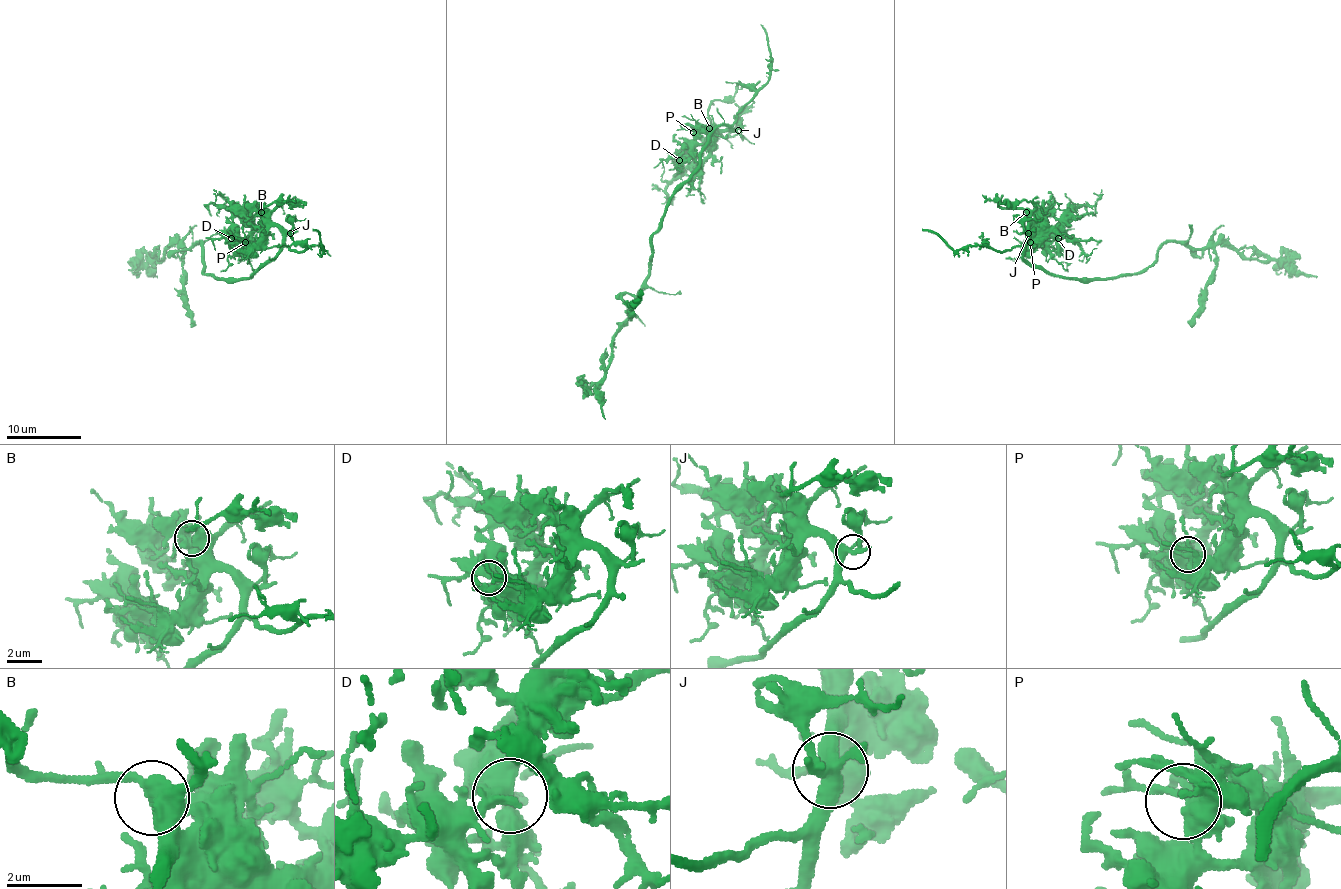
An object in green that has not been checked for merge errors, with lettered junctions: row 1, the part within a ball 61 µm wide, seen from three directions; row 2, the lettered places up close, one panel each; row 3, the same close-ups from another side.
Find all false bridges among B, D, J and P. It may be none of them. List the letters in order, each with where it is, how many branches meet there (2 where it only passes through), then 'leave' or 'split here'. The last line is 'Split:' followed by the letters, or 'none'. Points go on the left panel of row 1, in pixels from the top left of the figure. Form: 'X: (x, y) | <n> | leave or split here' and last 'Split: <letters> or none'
B: (261, 212) | 2 | leave
D: (231, 238) | 4 | leave
J: (290, 233) | 4 | leave
P: (245, 242) | 3 | leave
Split: none

